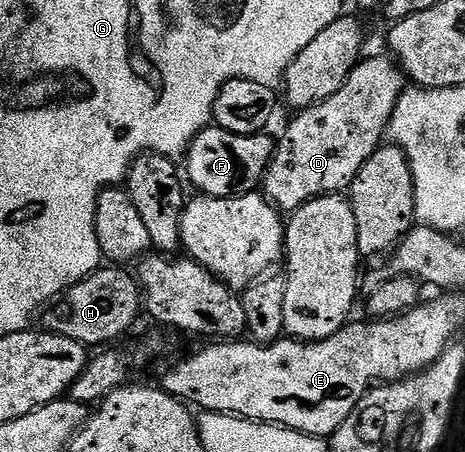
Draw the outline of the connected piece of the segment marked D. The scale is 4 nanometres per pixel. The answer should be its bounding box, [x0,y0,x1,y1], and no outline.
[262,55,405,212]

